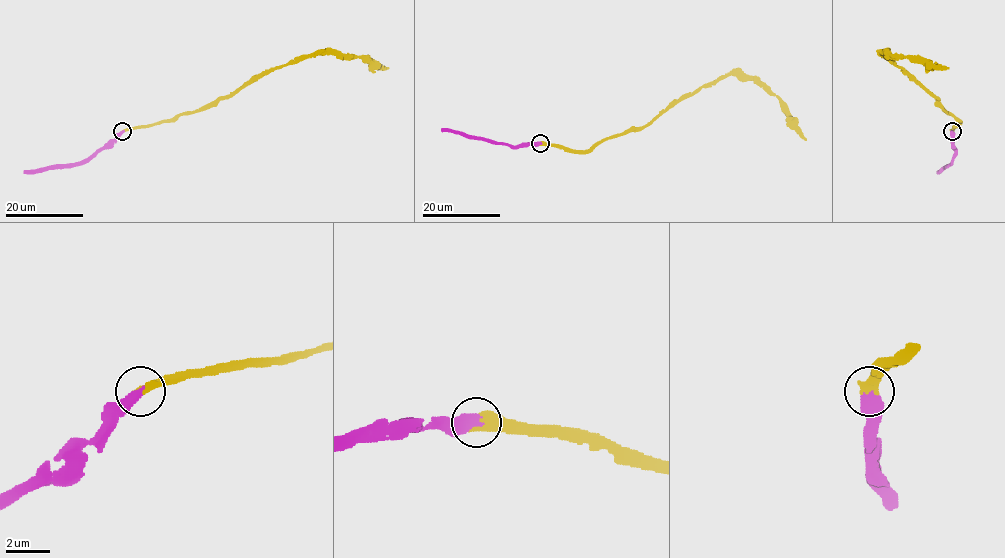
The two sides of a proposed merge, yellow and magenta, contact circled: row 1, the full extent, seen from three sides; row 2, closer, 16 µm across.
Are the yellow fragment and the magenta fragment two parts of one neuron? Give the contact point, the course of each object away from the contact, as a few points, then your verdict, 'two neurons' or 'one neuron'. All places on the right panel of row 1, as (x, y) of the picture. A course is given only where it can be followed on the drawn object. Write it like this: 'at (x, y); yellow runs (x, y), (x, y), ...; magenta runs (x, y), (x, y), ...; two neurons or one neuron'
at (952, 131); yellow runs (952, 131), (959, 120), (883, 53), (923, 58), (928, 63), (948, 68); magenta runs (952, 131), (955, 153), (952, 161), (937, 173); one neuron

